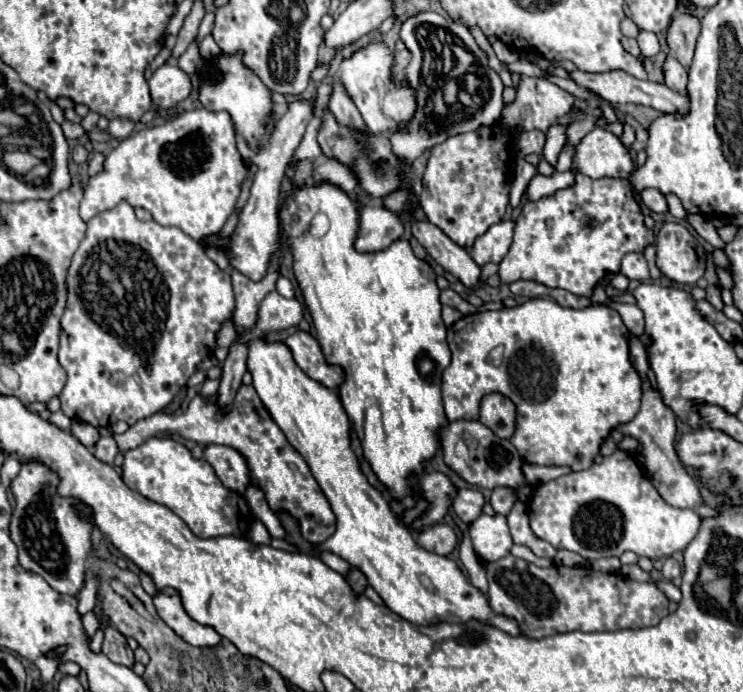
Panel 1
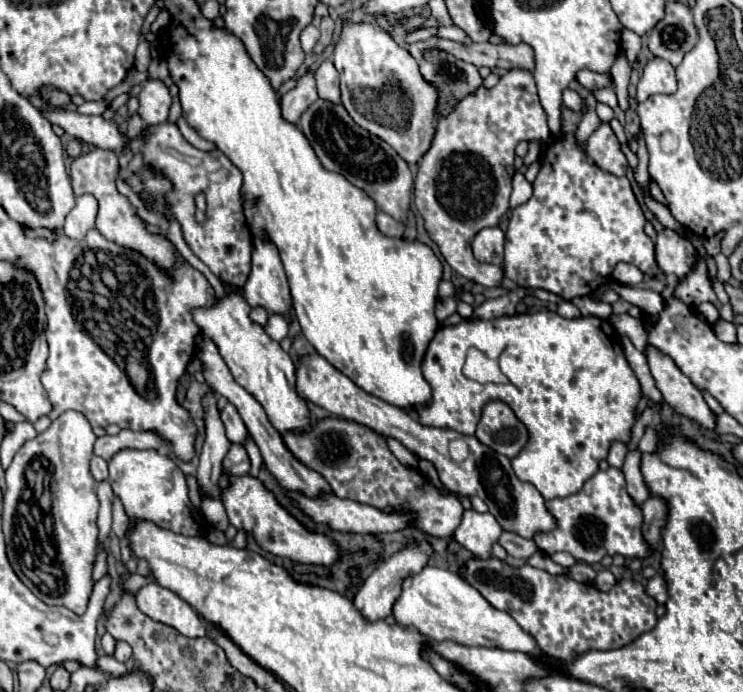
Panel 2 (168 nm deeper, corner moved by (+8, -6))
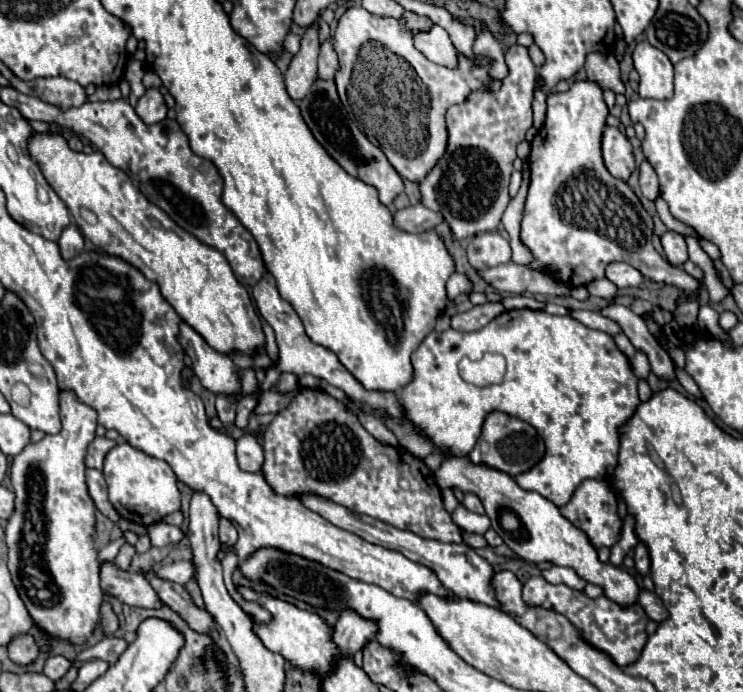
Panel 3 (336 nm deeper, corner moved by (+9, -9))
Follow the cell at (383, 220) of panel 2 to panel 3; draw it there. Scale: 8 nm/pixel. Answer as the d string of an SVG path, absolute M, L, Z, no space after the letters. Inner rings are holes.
M423 204L417 206L409 206L403 210L395 210L393 212L393 224L403 230L403 232L425 232L431 230L435 224L443 222L443 216L439 212L431 212L429 208L425 208Z

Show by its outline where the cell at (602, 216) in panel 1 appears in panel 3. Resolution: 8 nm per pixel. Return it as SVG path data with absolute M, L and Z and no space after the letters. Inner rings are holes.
M589 80L575 82L567 92L553 92L547 98L547 120L531 142L531 184L525 198L523 220L521 220L521 242L533 254L529 268L553 276L553 280L579 288L587 286L597 278L605 278L605 268L611 262L625 262L637 268L647 280L673 284L683 292L697 292L699 282L691 278L683 268L671 266L651 244L653 220L641 206L633 190L619 178L613 178L601 158L601 134L609 110L603 102L603 90Z

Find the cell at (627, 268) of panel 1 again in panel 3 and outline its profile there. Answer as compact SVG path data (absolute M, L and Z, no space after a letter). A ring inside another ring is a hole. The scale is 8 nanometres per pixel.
M611 262L607 266L607 278L617 284L619 288L629 288L629 286L639 286L643 282L643 276L639 270L625 262Z

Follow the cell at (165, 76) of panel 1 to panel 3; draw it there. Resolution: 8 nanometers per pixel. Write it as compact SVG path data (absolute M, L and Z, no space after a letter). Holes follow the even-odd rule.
M149 88L137 102L135 106L137 116L145 122L145 124L157 124L167 116L167 106L163 100L163 94L157 88Z

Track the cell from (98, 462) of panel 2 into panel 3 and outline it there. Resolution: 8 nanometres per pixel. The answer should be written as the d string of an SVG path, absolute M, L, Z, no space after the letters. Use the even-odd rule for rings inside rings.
M87 468L87 488L89 488L89 494L91 494L97 510L103 512L113 522L117 522L119 514L115 512L115 508L111 506L111 502L107 498L107 482L105 482L105 476L101 470Z

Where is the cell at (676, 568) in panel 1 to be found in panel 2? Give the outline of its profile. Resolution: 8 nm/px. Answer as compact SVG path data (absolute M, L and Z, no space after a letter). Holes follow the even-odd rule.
M654 575L648 585L646 585L646 593L660 605L664 605L668 601L668 591L666 591L666 581L662 575Z

